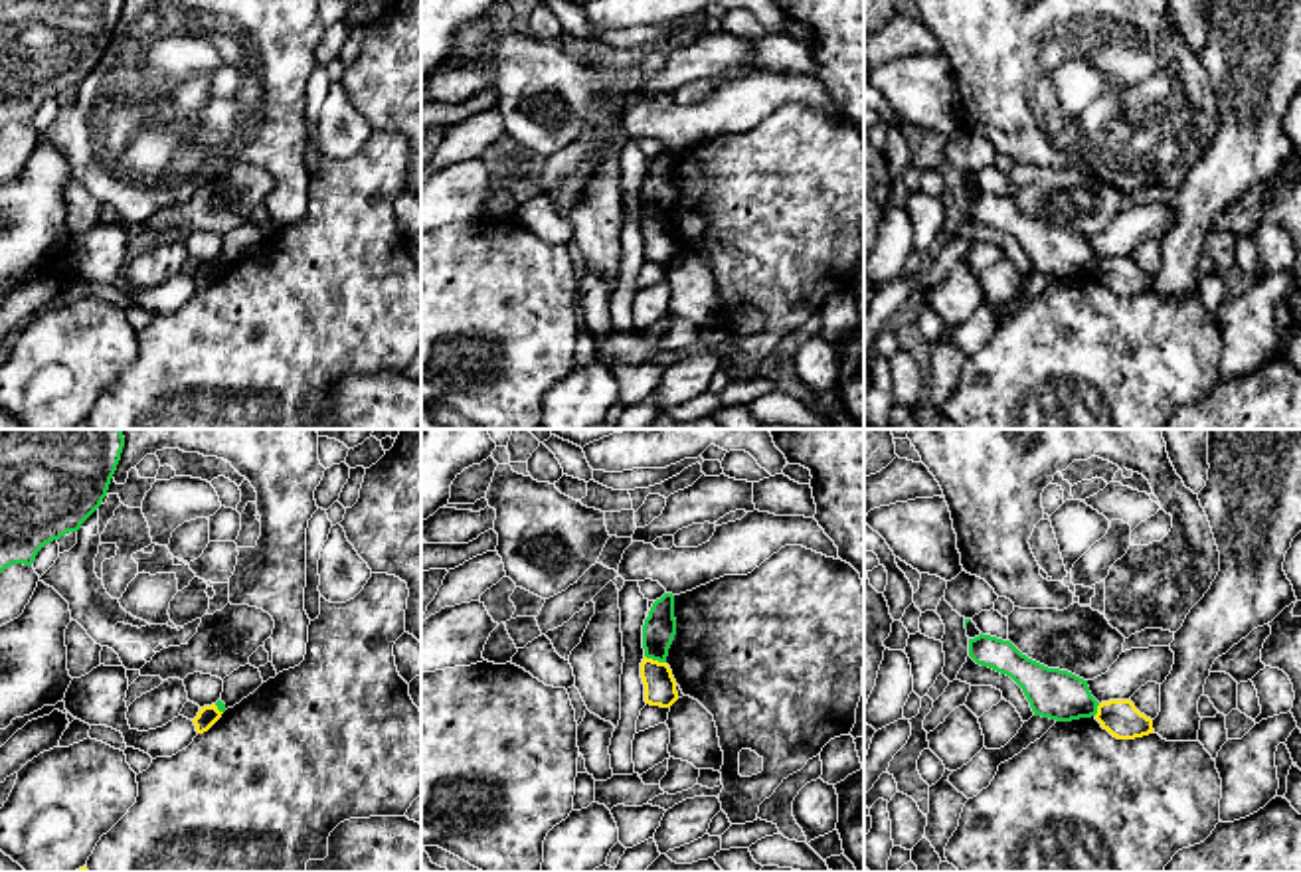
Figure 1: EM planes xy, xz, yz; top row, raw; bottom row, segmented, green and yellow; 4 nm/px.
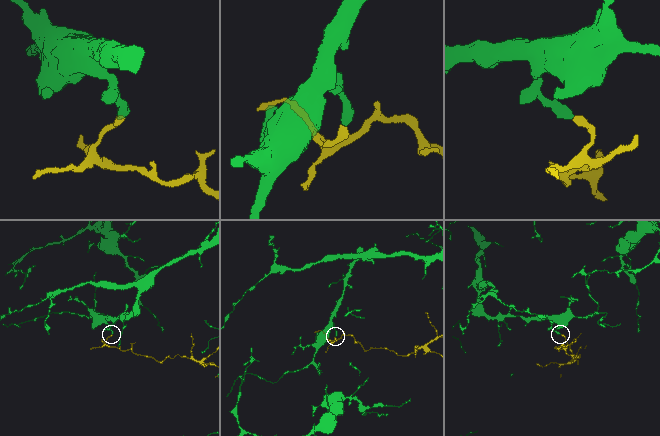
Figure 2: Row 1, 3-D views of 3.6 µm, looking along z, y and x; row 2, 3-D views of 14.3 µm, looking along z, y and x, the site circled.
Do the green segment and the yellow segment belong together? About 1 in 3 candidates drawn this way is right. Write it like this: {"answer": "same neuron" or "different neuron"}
{"answer": "different neuron"}

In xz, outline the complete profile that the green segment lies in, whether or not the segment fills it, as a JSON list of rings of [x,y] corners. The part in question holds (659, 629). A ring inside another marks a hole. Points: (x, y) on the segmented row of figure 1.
[[[664,593],[656,599],[649,611],[649,617],[643,625],[643,649],[645,656],[666,662],[668,649],[676,635],[676,619],[674,619],[674,595]]]

